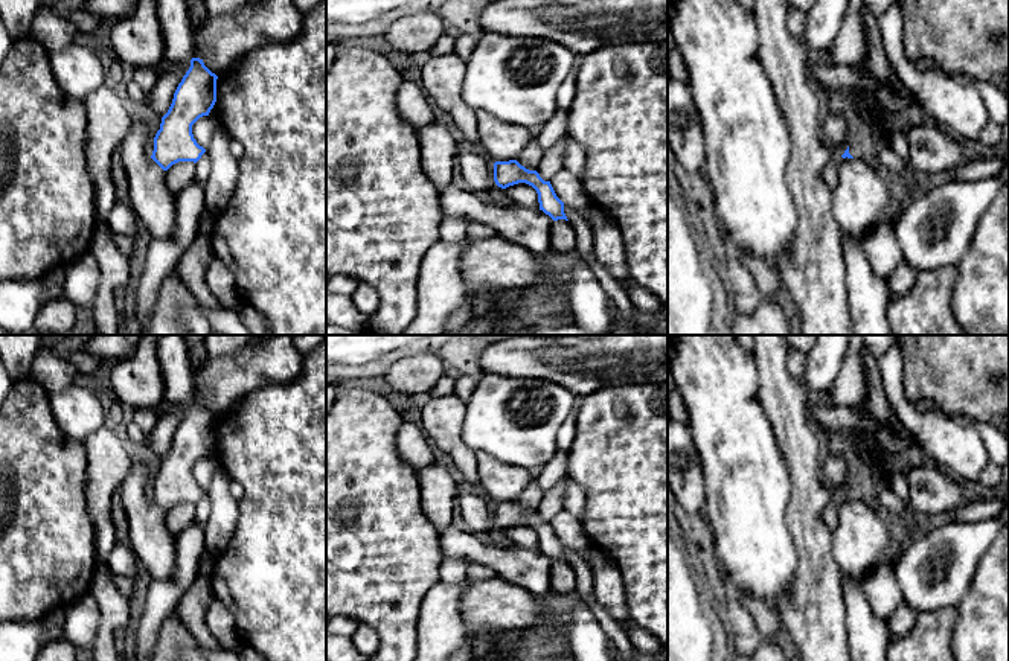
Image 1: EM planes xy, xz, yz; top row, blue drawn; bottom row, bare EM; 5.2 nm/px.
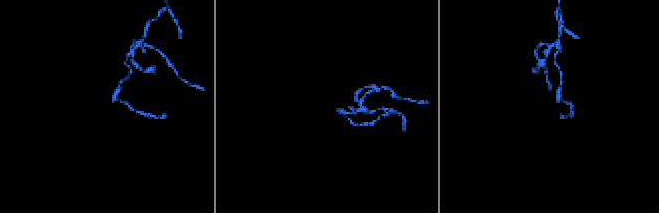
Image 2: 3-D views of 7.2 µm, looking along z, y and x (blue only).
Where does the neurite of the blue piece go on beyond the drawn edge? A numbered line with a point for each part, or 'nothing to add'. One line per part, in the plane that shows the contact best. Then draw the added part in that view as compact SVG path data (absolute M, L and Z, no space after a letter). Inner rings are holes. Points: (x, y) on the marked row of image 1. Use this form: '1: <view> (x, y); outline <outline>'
1: xz (477, 169); outline M457 152L457 160L468 190L485 196L492 186L497 186L494 161L486 154Z

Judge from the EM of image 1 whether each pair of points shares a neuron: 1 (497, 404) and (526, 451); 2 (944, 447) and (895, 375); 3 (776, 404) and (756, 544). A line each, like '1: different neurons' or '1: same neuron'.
1: same neuron
2: same neuron
3: different neurons

